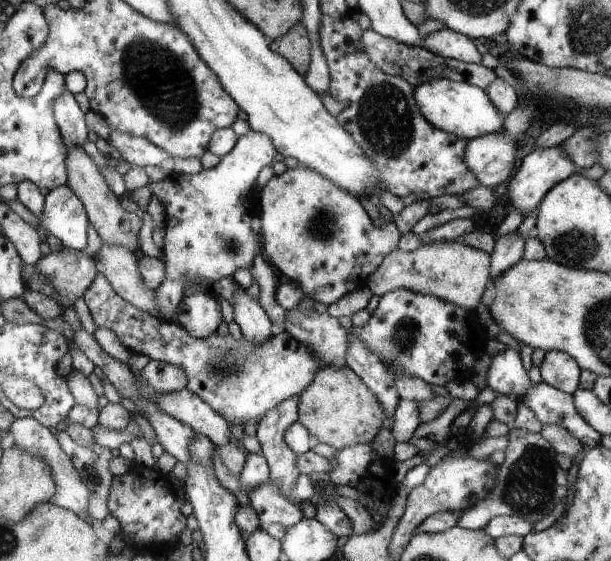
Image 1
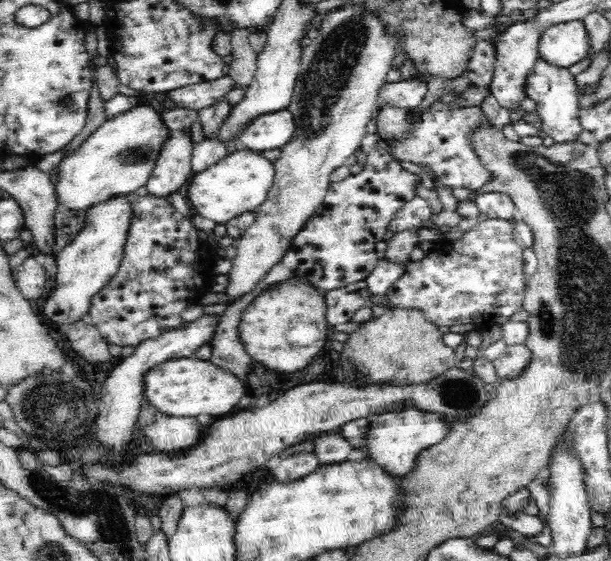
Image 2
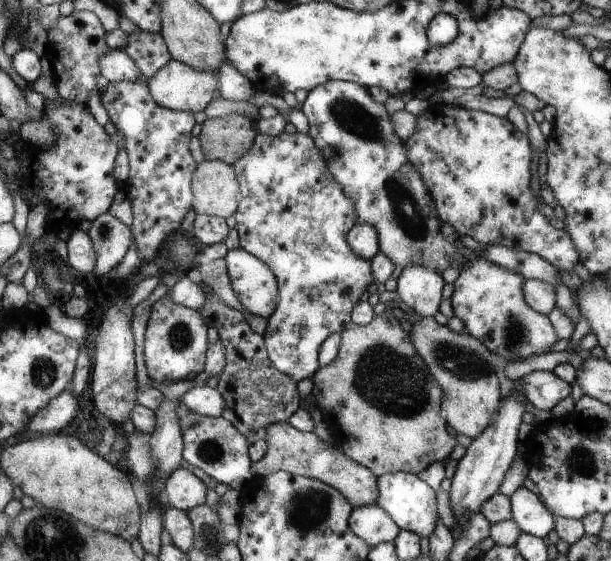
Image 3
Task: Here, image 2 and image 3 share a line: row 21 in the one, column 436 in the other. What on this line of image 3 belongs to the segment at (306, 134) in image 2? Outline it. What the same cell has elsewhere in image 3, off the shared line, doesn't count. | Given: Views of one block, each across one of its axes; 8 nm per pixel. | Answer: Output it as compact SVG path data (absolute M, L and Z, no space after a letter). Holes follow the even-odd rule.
M434 317L417 320L413 325L412 342L418 351L420 358L427 363L432 378L435 378L443 387L442 414L452 426L454 432L462 432L468 438L478 438L484 433L494 420L500 405L500 388L498 388L498 376L494 374L492 362L499 360L497 354L480 339L471 334L456 332L447 325L440 325Z

